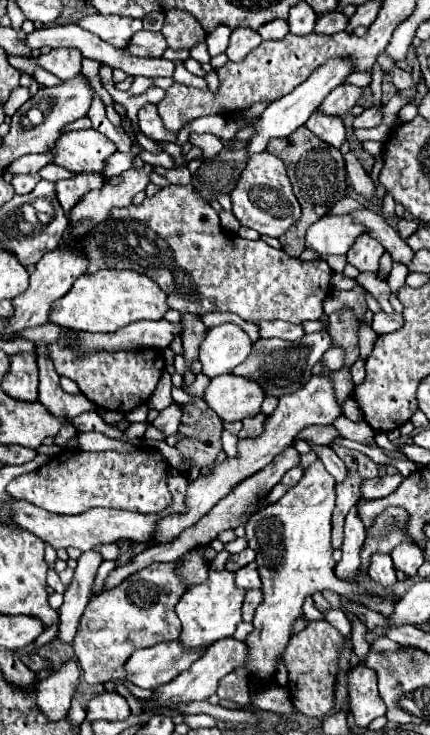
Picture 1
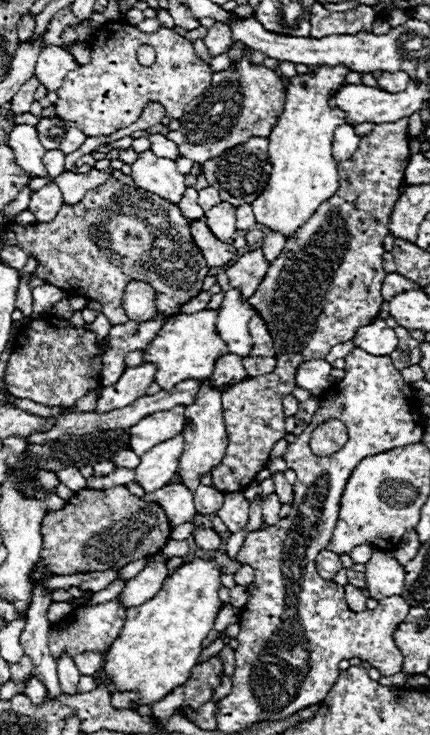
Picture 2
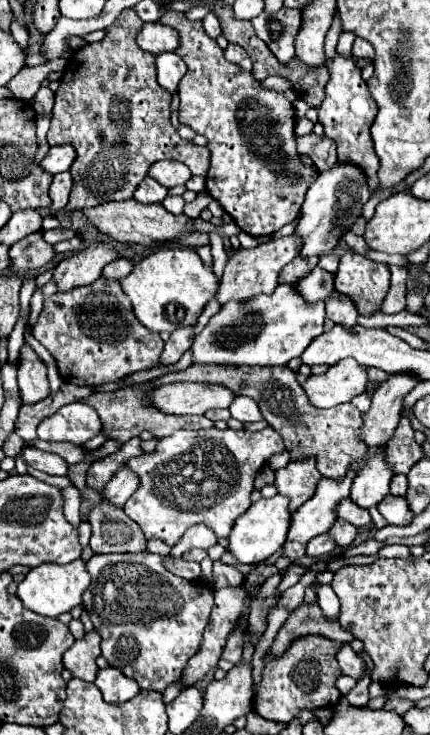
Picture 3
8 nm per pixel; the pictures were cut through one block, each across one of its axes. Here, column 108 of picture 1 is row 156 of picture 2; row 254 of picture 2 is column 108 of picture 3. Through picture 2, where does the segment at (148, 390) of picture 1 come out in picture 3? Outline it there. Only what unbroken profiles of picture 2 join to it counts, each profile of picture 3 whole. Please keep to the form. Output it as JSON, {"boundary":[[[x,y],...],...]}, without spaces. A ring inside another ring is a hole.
{"boundary":[[[102,276],[88,286],[72,288],[68,292],[56,292],[50,298],[46,298],[44,308],[38,316],[38,322],[32,328],[32,336],[56,358],[58,370],[64,382],[78,384],[78,386],[90,386],[90,388],[108,384],[108,382],[118,382],[138,370],[154,368],[164,348],[164,340],[160,338],[160,334],[144,328],[136,320],[132,312],[132,302],[128,300],[128,296],[124,296],[120,282],[104,280]]]}

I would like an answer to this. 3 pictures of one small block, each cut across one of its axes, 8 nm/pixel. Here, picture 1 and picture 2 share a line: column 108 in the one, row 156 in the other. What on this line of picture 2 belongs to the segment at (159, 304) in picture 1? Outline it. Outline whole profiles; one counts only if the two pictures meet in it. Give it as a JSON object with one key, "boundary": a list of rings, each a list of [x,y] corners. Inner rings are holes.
{"boundary":[[[318,66],[316,74],[298,74],[290,80],[290,88],[286,94],[286,104],[284,110],[280,114],[278,124],[272,128],[268,140],[268,156],[272,160],[272,174],[268,180],[268,186],[264,188],[264,192],[252,202],[252,210],[254,216],[258,220],[258,224],[264,224],[268,230],[280,232],[286,238],[292,238],[292,234],[306,224],[306,220],[318,210],[318,206],[332,198],[338,190],[338,170],[336,170],[336,160],[332,158],[332,136],[334,130],[344,124],[344,112],[340,112],[338,108],[330,108],[328,100],[332,96],[332,92],[336,88],[340,88],[340,84],[344,84],[344,74],[348,72],[346,66]]]}

